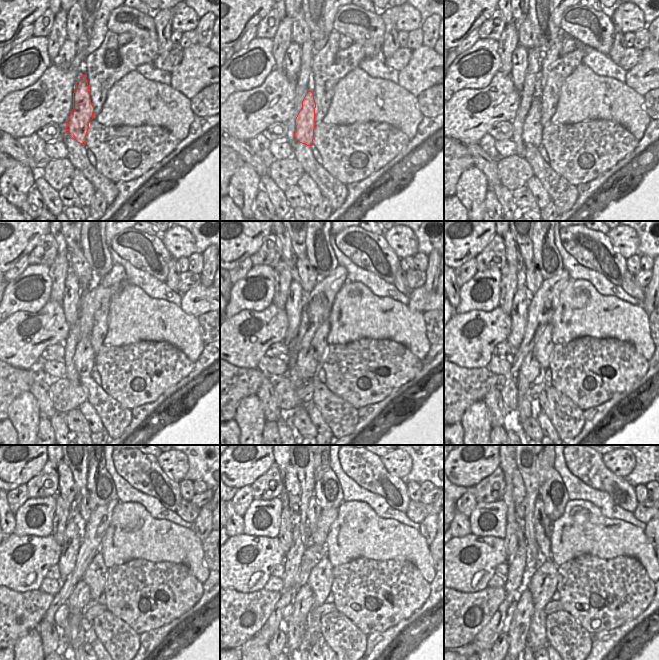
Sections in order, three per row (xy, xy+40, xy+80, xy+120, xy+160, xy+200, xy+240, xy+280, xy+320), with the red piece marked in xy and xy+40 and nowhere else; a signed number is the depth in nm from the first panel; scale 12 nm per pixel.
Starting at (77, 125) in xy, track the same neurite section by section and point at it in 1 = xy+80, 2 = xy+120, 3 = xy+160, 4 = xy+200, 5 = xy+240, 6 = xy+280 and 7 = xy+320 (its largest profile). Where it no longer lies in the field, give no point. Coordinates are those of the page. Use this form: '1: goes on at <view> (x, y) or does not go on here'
1: goes on at xy+80 (532, 128)
2: goes on at xy+120 (84, 357)
3: goes on at xy+160 (308, 366)
4: goes on at xy+200 (530, 369)
5: goes on at xy+240 (80, 597)
6: goes on at xy+280 (296, 626)
7: goes on at xy+320 (520, 623)

